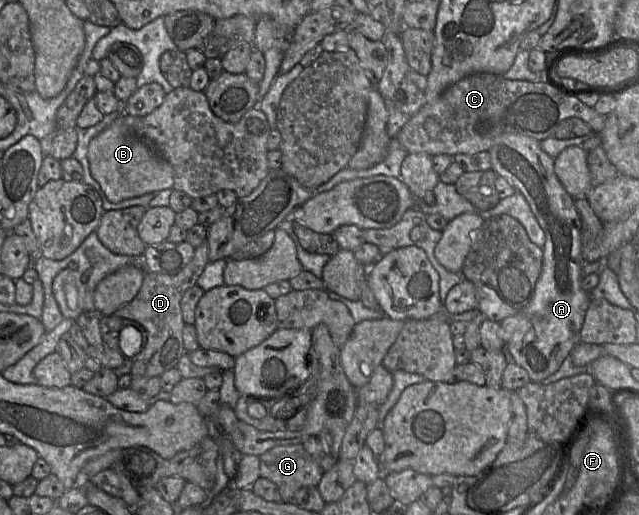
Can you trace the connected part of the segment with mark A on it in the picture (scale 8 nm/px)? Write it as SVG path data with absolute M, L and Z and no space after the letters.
M504 133L495 139L489 153L491 170L505 178L516 192L520 192L525 197L545 235L541 271L532 299L519 310L519 313L499 322L499 336L508 350L508 362L513 361L524 368L531 381L541 382L557 372L572 349L581 342L580 331L591 301L591 295L581 285L582 223L575 207L575 199L568 194L554 172L554 158L541 149L540 141L520 133Z

